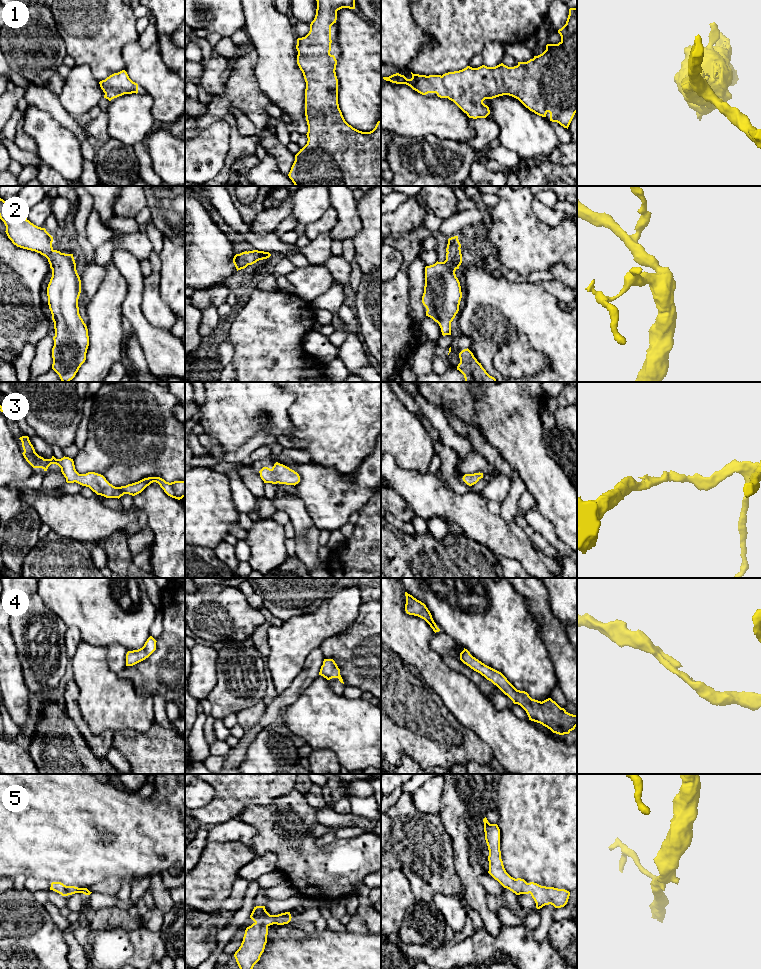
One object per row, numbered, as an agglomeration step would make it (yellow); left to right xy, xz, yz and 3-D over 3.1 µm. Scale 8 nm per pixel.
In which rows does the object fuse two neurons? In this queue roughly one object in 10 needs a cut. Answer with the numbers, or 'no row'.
no row

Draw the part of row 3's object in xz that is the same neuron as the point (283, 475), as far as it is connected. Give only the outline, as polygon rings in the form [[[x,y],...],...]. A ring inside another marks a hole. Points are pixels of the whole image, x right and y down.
[[[278,462],[271,469],[263,467],[259,473],[264,483],[279,483],[295,486],[300,482],[300,476],[297,472]]]

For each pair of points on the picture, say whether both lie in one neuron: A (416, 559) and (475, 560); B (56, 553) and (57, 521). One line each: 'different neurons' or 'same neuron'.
A: same neuron
B: different neurons

